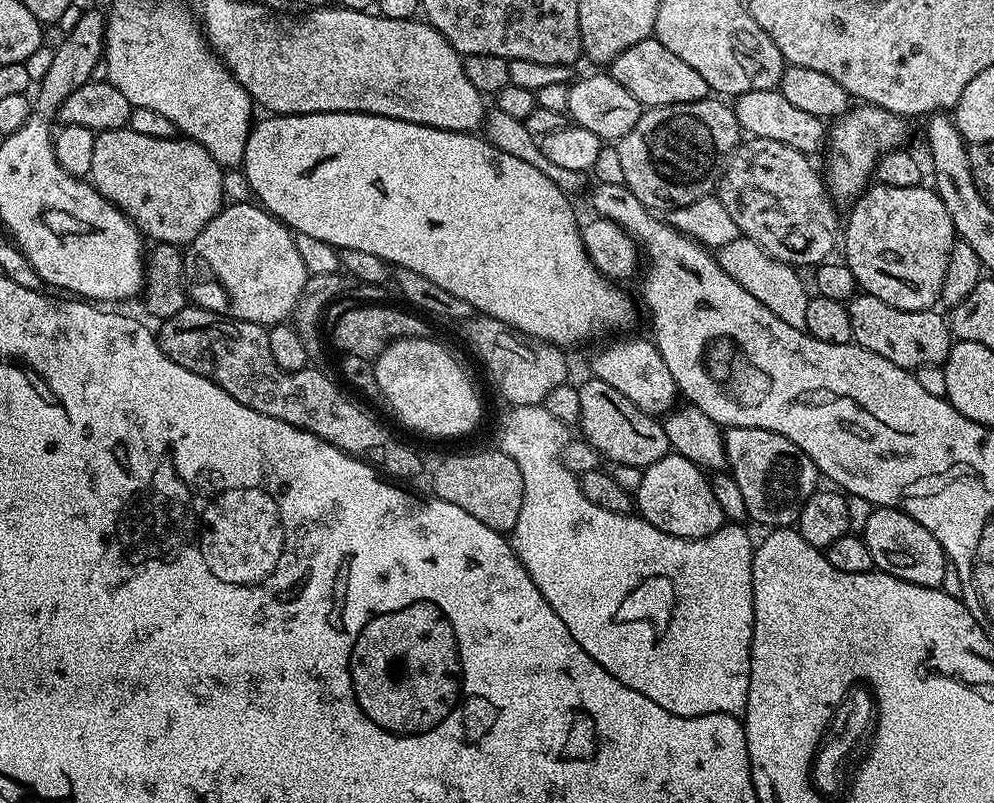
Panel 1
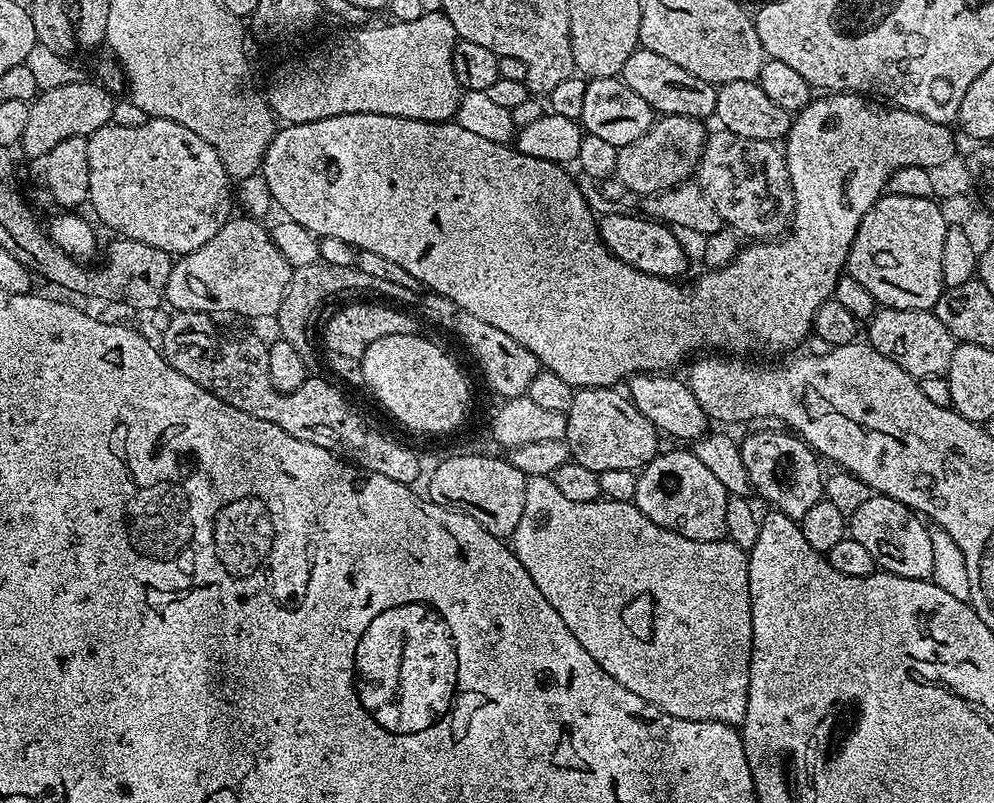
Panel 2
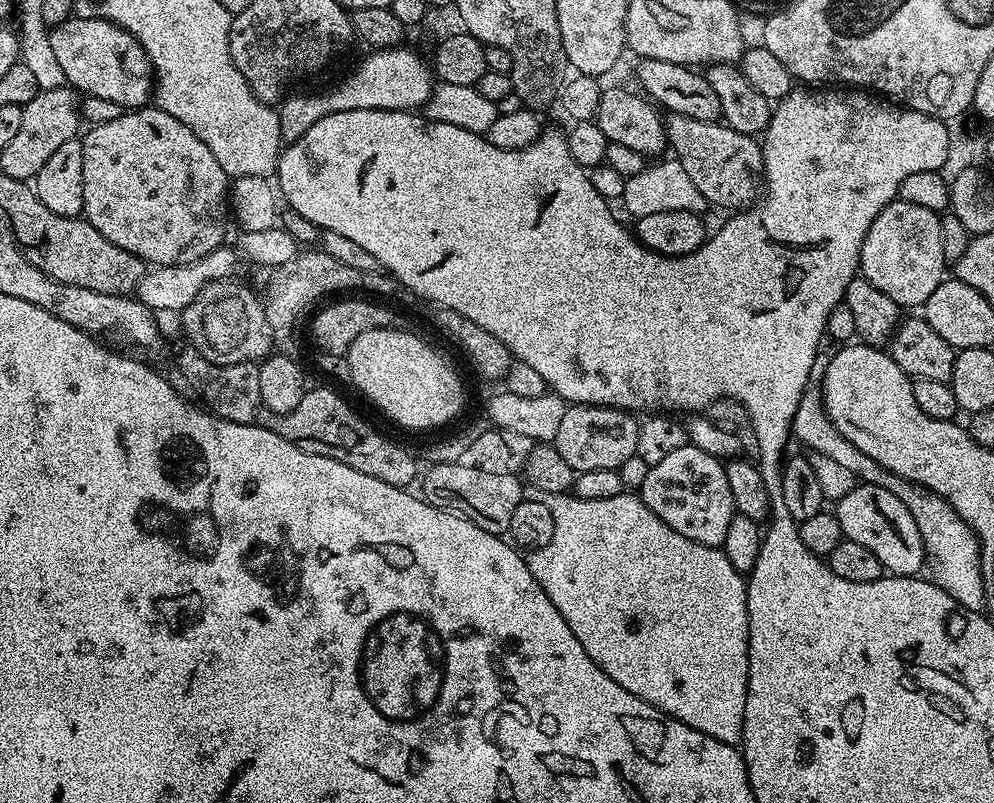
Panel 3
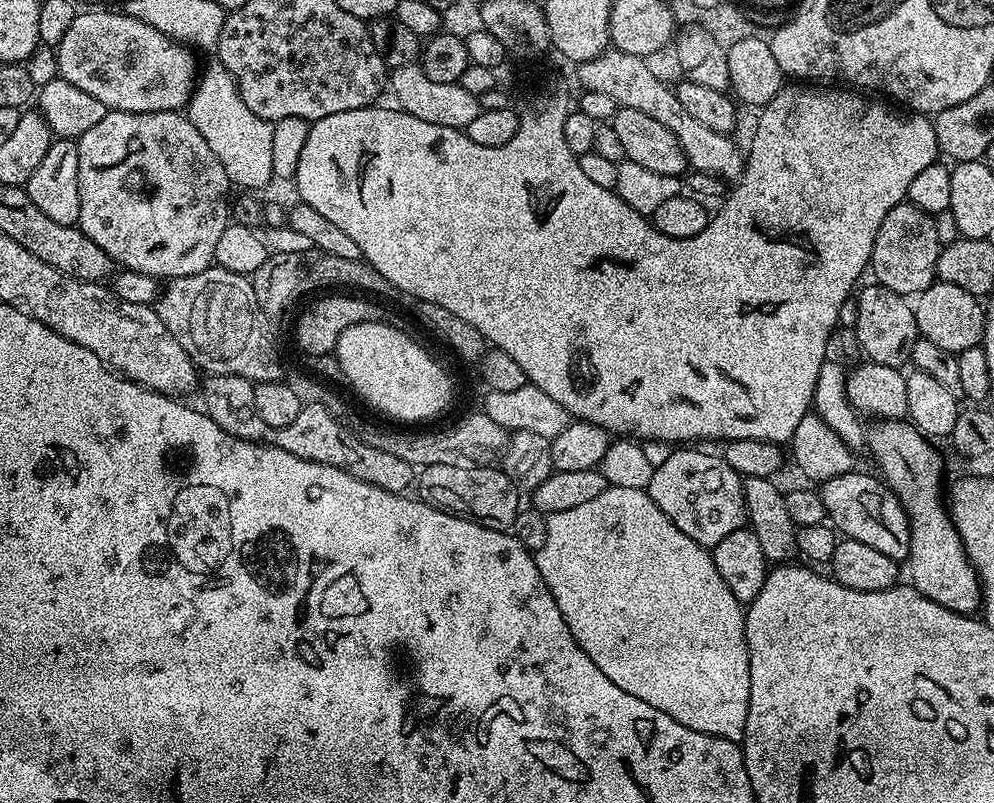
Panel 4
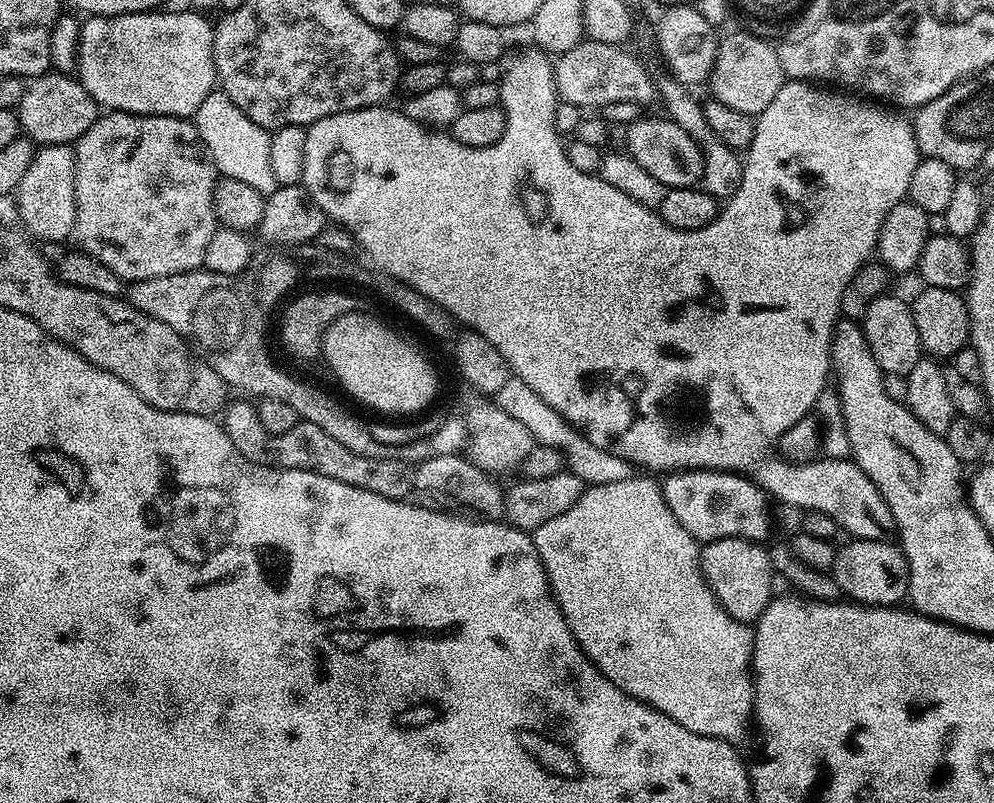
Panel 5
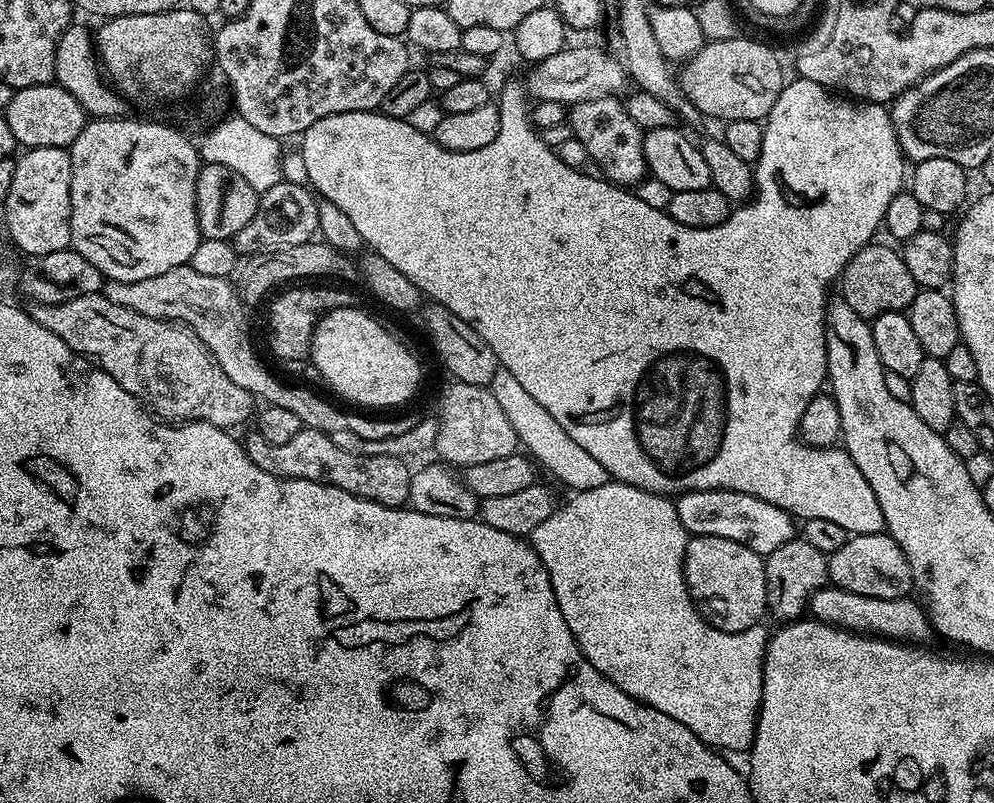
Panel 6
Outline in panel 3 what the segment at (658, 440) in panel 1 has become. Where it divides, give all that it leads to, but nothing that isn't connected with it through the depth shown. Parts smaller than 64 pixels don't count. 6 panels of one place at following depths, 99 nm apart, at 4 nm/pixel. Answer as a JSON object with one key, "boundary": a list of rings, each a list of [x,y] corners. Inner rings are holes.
{"boundary":[[[574,404],[562,414],[554,446],[566,466],[579,474],[594,470],[620,470],[628,458],[636,455],[640,424],[631,411],[606,408],[602,404]]]}

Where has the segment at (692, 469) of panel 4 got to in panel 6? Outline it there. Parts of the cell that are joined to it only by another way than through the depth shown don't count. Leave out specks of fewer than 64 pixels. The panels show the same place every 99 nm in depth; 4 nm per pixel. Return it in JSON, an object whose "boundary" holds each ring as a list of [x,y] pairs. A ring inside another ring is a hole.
{"boundary":[[[725,488],[694,490],[680,493],[674,503],[682,526],[692,536],[730,538],[730,542],[742,542],[750,546],[750,550],[761,554],[778,550],[778,546],[798,536],[797,521],[790,513],[762,498],[754,498],[754,494],[742,494]]]}

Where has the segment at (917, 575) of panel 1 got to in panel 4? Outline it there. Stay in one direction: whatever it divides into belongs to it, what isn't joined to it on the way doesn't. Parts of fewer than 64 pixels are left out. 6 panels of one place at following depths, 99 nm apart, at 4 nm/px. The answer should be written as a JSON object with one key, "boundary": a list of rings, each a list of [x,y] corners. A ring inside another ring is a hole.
{"boundary":[[[860,471],[847,472],[819,485],[818,491],[824,497],[824,511],[831,527],[835,528],[841,537],[874,546],[874,550],[886,554],[886,558],[894,558],[897,562],[907,561],[912,527],[908,525],[908,515],[905,514],[904,507],[887,484],[875,475],[867,476]]]}

